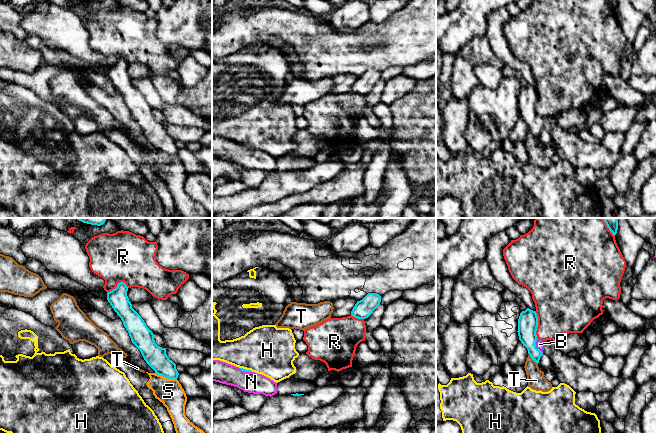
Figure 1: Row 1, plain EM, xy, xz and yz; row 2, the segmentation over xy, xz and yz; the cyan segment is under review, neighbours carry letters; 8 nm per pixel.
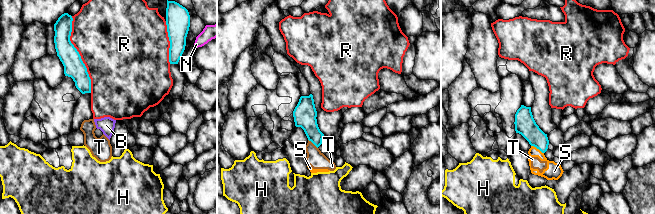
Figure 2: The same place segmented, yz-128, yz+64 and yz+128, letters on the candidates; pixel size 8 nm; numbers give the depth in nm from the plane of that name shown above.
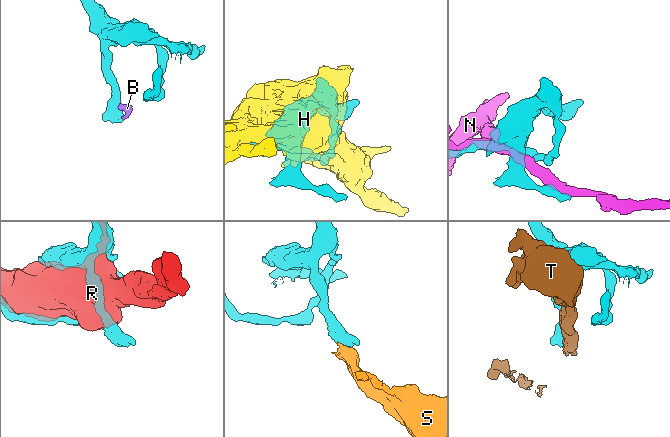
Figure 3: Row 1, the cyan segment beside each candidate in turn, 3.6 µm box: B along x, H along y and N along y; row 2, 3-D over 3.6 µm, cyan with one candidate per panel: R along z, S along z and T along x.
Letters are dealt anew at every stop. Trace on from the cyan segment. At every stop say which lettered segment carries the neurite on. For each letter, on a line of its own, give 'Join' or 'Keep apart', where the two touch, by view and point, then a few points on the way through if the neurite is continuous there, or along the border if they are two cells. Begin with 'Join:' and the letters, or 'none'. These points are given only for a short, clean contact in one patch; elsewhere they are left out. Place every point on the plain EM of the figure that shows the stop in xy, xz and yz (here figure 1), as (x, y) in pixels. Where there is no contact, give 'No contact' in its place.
Join: B
B: Join. Touches cyan at yz (535, 122). Path across: yz (528, 97), (528, 114), (535, 122), (539, 120)
H: Keep apart. Touches cyan at xz (246, 146)
N: Keep apart. Touches cyan at xz (245, 147)
R: Keep apart. Touches cyan at yz (537, 101)
S: Keep apart. Touches cyan at xy (166, 153). Boundary: xy (155, 148), (168, 154), (176, 155)
T: Keep apart. Touches cyan at yz (533, 135). Boundary: yz (529, 130), (537, 139)

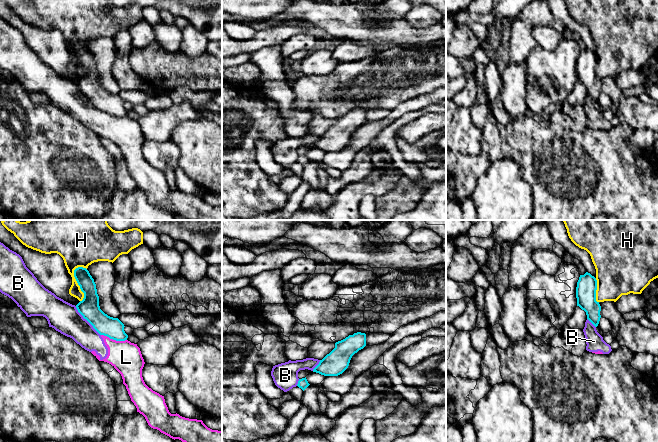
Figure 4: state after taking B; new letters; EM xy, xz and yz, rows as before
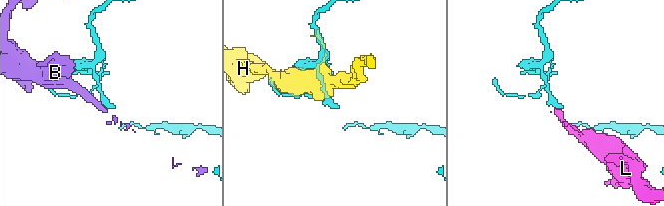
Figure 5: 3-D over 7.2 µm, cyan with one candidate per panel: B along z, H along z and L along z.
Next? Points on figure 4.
Join: none
B: Keep apart. Touches cyan at xy (87, 96). Boundary: xy (75, 82), (77, 87), (100, 111)
H: Keep apart. Touches cyan at xy (78, 60)
L: Keep apart. Touches cyan at xy (114, 115). Boundary: xy (101, 110), (116, 116), (126, 116)

